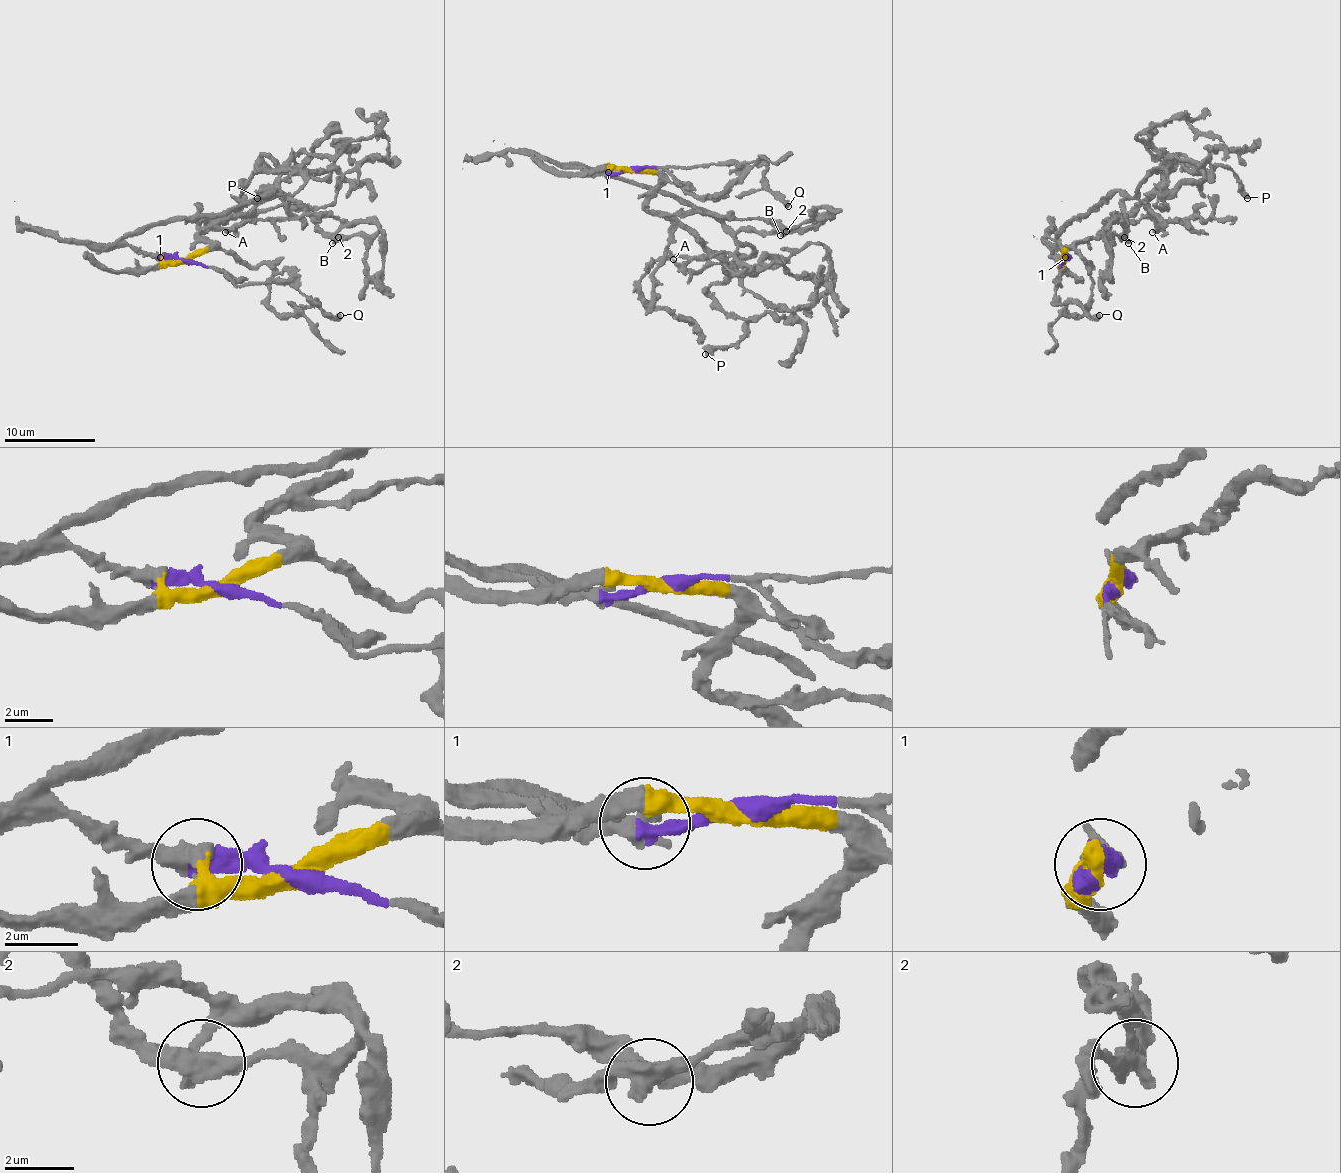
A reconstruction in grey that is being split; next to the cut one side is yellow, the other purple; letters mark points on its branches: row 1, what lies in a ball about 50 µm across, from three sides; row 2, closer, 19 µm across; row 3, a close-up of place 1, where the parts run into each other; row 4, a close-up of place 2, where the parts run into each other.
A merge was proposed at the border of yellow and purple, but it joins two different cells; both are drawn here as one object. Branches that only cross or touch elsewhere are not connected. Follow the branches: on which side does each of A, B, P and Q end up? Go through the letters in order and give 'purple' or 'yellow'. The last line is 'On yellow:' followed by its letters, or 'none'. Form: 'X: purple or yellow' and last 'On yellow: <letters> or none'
A: purple
B: yellow
P: yellow
Q: purple
On yellow: B, P

